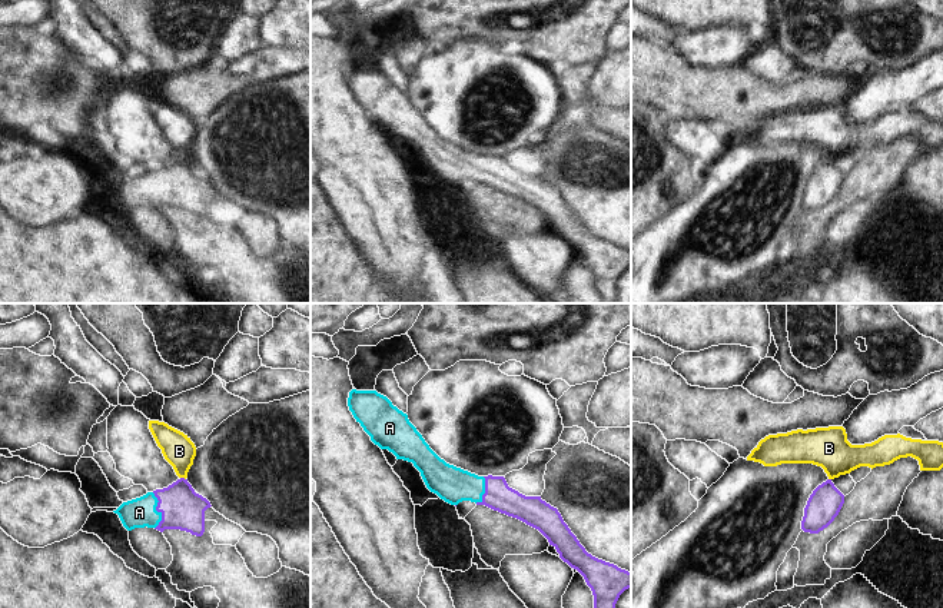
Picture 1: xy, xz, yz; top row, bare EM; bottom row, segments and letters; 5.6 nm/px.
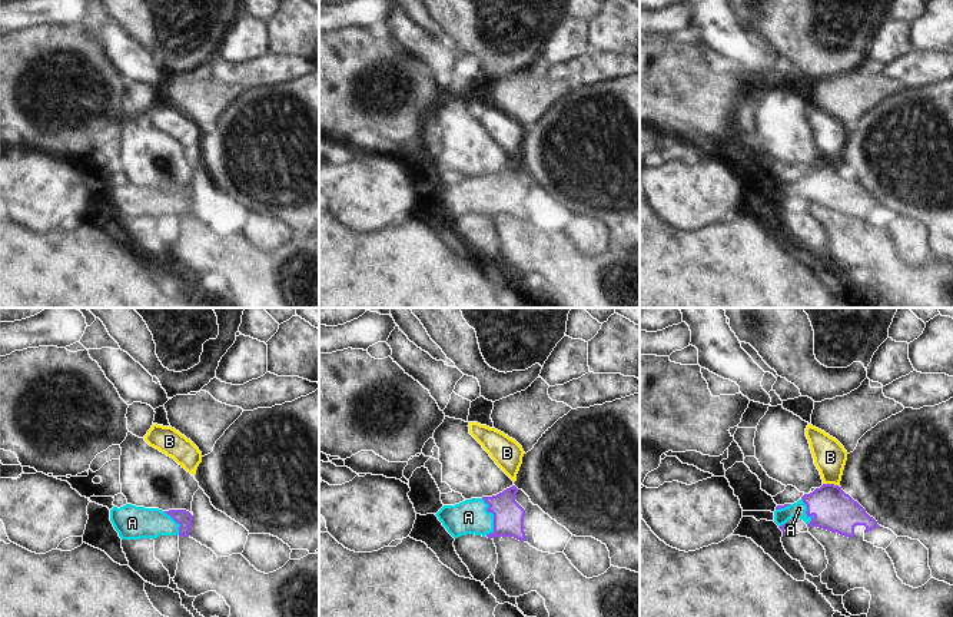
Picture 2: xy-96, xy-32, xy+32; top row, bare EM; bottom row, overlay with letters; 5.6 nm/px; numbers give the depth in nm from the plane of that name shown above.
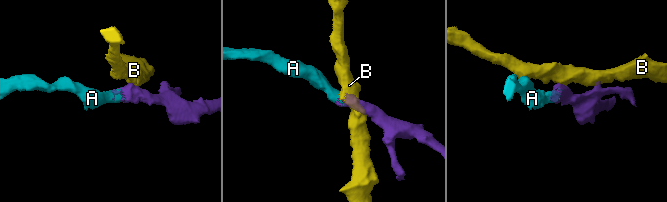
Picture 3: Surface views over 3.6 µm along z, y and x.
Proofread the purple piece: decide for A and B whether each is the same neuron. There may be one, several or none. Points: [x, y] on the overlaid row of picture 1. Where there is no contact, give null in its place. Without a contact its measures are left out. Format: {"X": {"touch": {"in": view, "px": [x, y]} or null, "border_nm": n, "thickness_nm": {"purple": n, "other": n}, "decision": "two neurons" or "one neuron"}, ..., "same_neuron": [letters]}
{"A": {"touch": {"in": "xy", "px": [158, 511]}, "border_nm": 200, "thickness_nm": {"purple": 240, "other": 170}, "decision": "one neuron"}, "B": {"touch": {"in": "xy", "px": [183, 478]}, "border_nm": 40, "thickness_nm": {"purple": 240, "other": 180}, "decision": "two neurons"}, "same_neuron": ["A"]}

